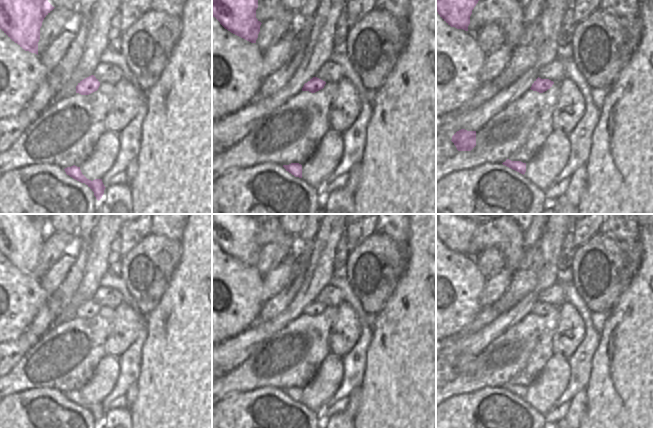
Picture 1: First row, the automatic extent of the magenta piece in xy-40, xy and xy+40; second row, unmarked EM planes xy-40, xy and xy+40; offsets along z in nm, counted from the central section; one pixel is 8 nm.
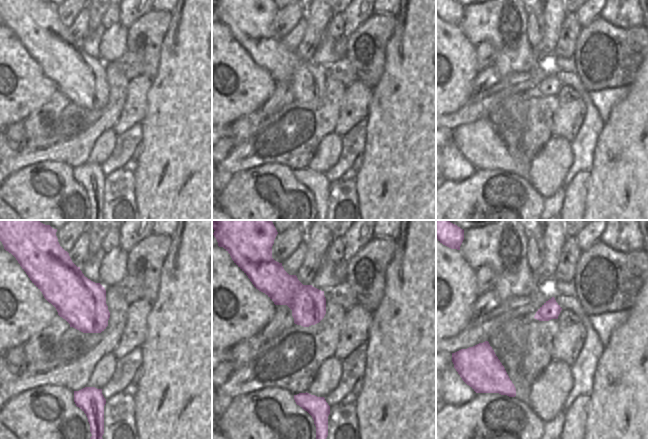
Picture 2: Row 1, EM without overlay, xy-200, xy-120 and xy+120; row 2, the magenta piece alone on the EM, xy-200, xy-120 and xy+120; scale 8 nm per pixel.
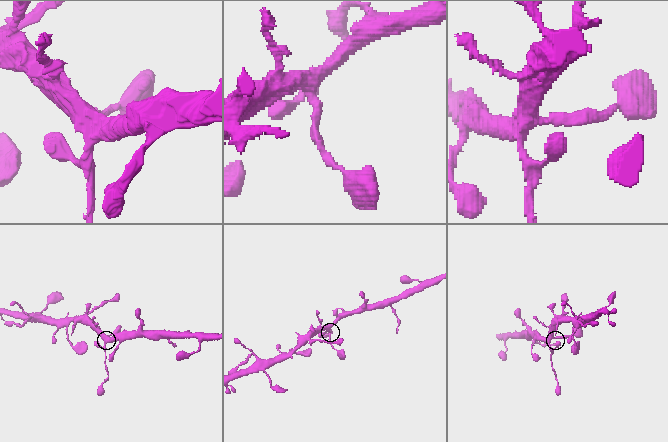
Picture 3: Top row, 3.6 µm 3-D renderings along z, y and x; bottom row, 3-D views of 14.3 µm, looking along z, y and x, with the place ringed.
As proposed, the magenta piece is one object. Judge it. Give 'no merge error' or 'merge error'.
no merge error

